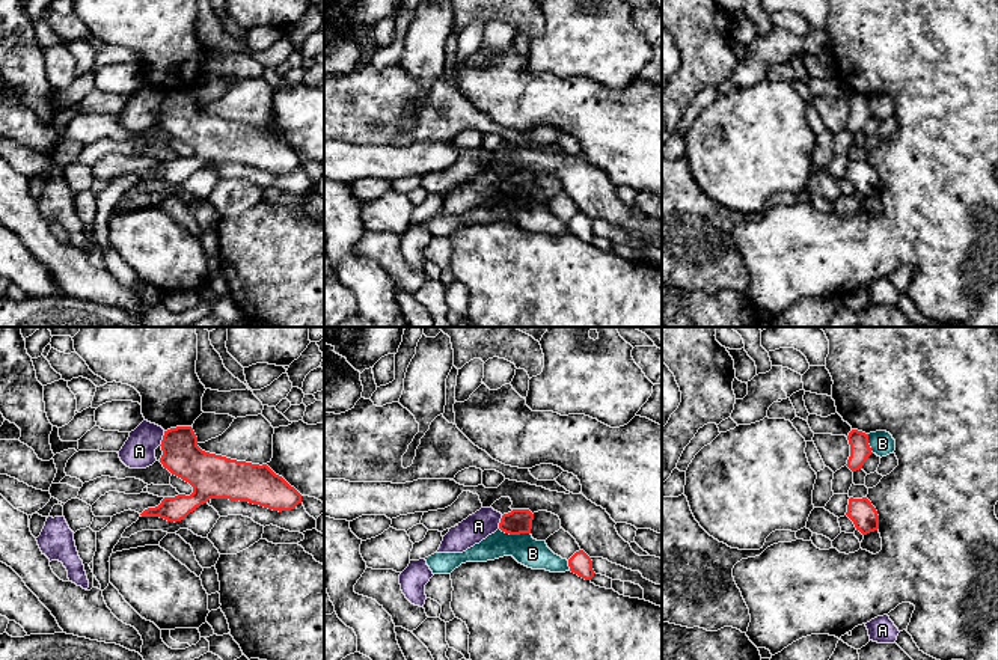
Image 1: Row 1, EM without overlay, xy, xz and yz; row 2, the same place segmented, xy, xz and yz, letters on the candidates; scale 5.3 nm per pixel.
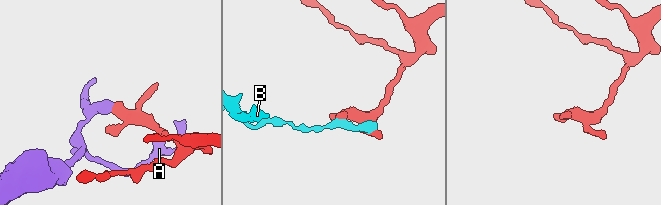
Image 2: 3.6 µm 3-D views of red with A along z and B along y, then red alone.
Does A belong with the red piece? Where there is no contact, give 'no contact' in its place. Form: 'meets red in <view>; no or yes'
meets red in xy; no

